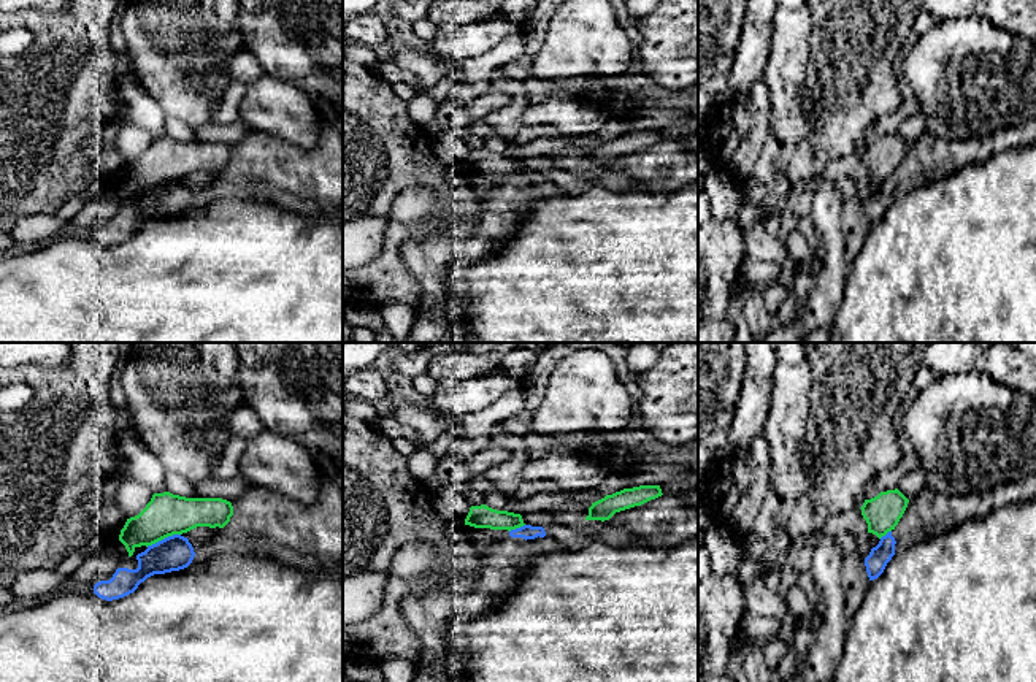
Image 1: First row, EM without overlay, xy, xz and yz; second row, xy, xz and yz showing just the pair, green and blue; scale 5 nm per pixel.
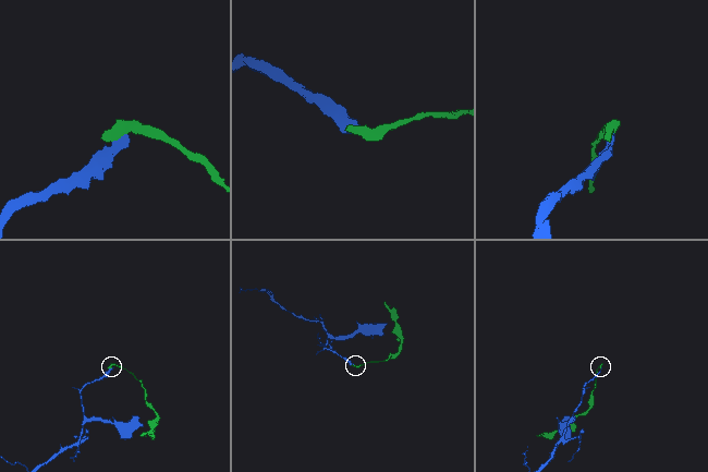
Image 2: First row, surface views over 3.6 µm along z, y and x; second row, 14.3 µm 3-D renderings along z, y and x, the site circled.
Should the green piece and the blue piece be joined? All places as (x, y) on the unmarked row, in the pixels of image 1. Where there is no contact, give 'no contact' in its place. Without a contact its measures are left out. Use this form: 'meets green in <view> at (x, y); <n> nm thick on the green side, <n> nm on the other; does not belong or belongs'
meets green in xy at (162, 183); 220 nm thick on the green side, 180 nm on the other; does not belong

